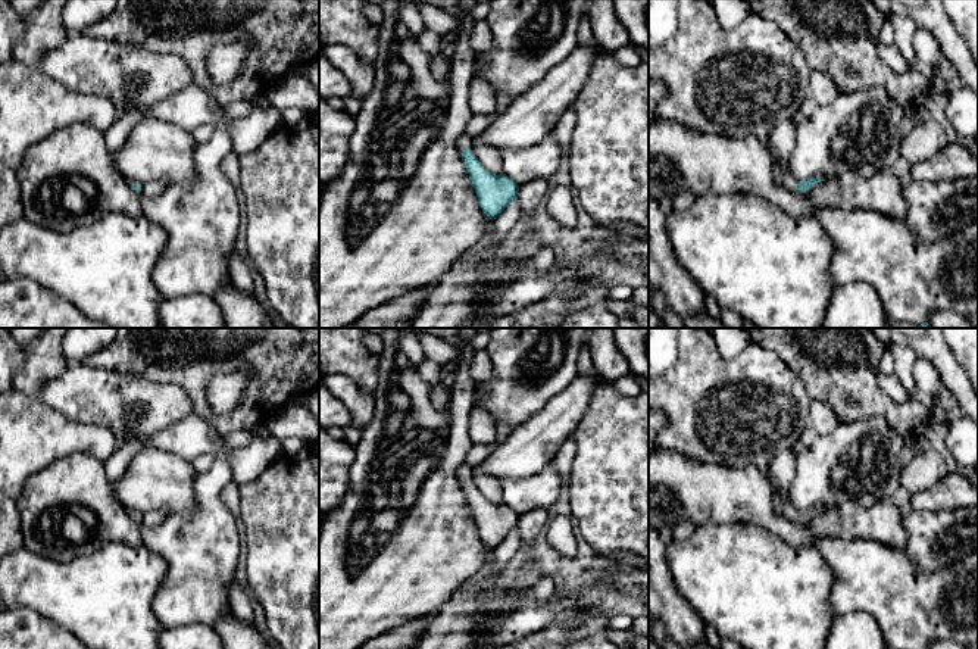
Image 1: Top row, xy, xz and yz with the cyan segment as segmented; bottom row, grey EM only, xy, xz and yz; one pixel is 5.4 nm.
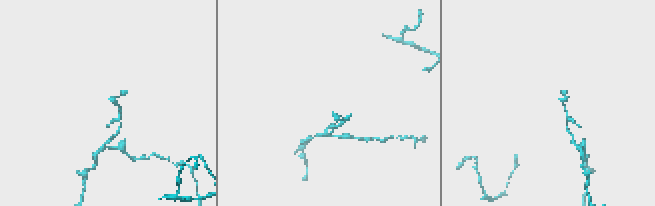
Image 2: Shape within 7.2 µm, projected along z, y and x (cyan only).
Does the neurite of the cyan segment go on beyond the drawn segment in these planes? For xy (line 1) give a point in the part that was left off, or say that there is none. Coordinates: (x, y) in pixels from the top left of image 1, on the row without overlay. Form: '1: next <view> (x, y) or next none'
1: next xy (131, 512)

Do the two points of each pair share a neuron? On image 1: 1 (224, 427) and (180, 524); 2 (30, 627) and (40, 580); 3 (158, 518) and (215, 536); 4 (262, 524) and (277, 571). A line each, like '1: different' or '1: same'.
1: different
2: different
3: different
4: same

